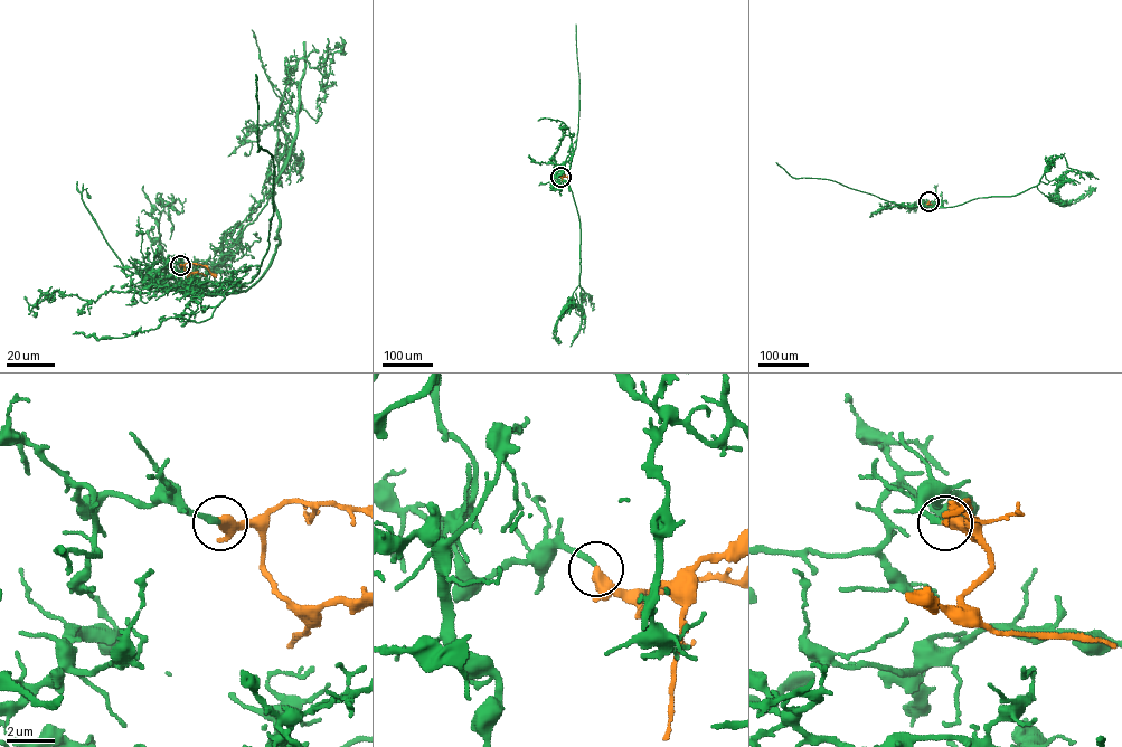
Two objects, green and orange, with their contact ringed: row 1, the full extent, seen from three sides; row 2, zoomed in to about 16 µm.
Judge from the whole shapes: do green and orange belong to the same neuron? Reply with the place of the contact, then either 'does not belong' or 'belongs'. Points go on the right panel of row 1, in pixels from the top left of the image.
place (929, 201); belongs

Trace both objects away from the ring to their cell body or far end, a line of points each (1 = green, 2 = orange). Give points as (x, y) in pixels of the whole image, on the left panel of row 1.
1: (180, 264), (152, 277), (236, 292), (267, 268), (279, 104), (301, 102), (288, 67), (324, 75), (347, 53)
2: (180, 264), (205, 265), (216, 277)

